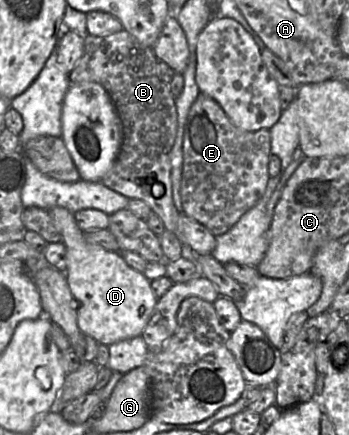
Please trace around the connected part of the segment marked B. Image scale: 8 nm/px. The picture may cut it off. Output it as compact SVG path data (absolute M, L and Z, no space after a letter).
M122 29L121 31L115 32L107 36L94 36L88 34L84 38L83 55L76 64L75 68L69 73L69 80L70 84L81 82L95 82L102 85L109 94L122 123L122 142L119 153L108 172L101 178L101 183L109 189L116 191L129 199L143 200L147 205L149 205L153 213L155 213L162 220L162 222L164 223L165 230L168 230L177 236L179 212L174 206L172 200L172 184L170 175L170 152L176 138L177 112L175 107L175 99L172 96L169 84L164 82L158 74L158 61L159 60L157 59L152 47L148 47L141 44L133 35L131 35L125 29Z

